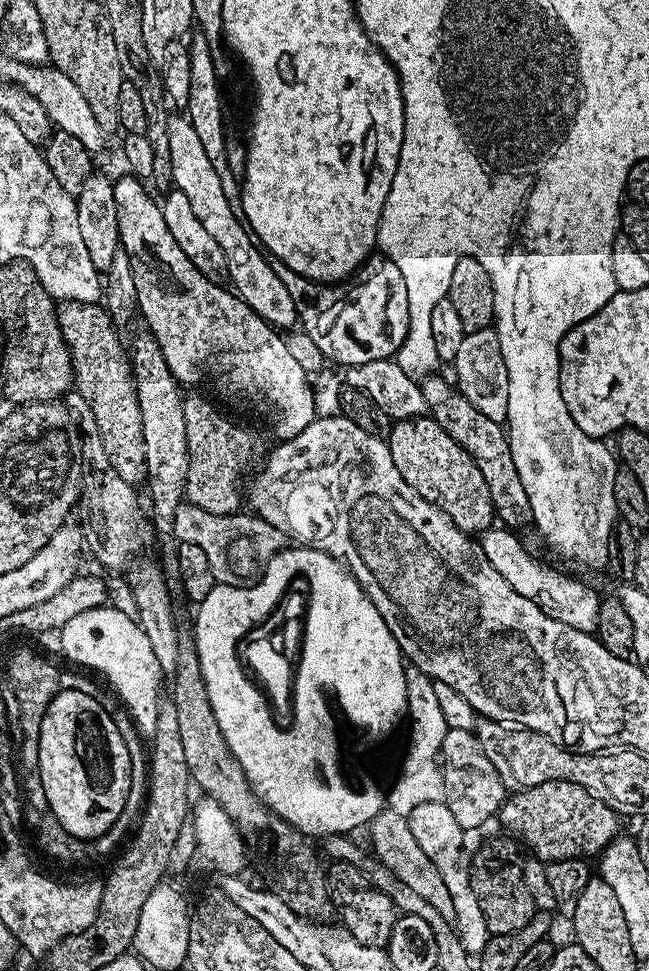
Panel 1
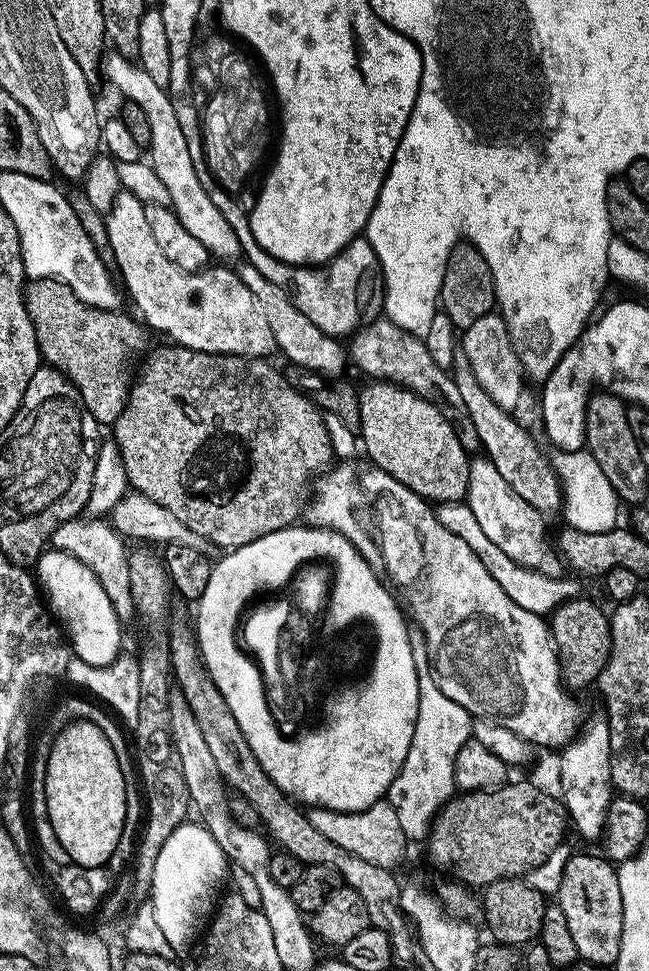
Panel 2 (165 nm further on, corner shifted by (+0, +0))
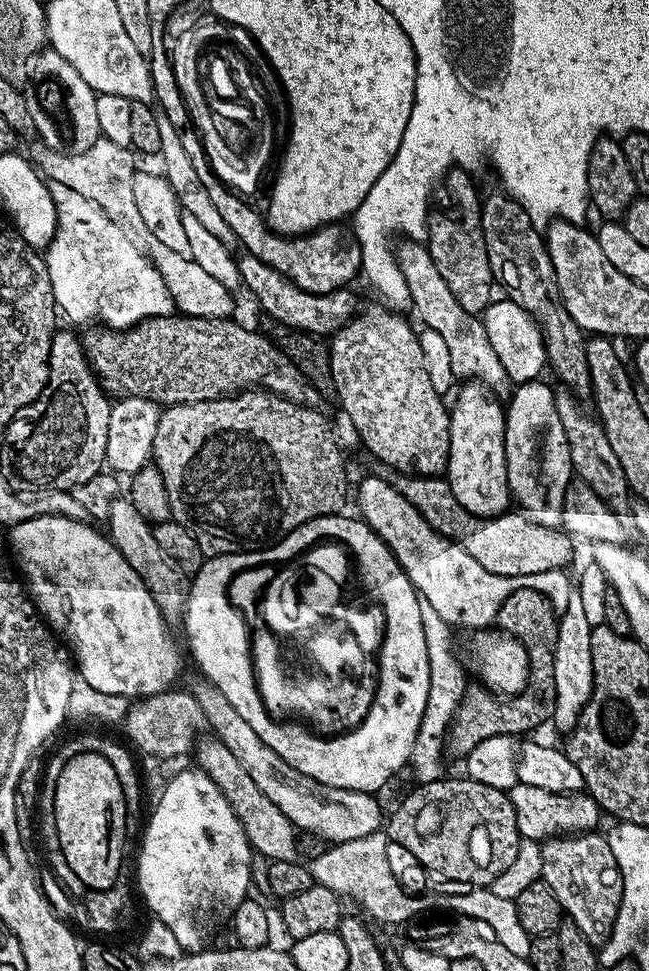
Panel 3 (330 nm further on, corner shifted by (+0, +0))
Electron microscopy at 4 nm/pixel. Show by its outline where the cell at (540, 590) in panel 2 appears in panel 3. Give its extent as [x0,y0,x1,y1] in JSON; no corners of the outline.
[360,476,571,630]

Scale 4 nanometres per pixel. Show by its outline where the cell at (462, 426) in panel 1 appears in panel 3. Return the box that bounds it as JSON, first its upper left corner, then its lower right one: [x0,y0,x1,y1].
[238,254,357,338]

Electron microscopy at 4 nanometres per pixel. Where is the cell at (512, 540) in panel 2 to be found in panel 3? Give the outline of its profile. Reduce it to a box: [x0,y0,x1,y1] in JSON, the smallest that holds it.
[446,382,510,516]

